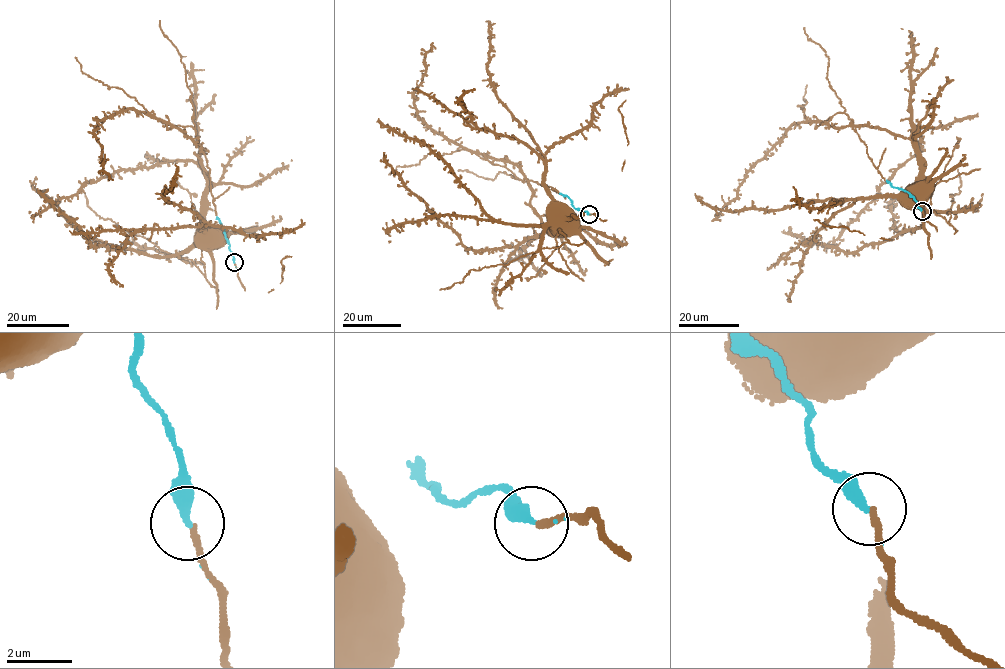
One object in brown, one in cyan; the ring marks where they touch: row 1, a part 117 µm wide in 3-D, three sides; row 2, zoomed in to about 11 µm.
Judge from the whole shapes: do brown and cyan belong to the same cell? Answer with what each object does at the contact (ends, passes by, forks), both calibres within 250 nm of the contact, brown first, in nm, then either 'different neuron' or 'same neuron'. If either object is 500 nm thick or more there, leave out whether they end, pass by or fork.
brown ends there; cyan ends there; 190 nm thick on the brown side, 360 nm on the other; same neuron

